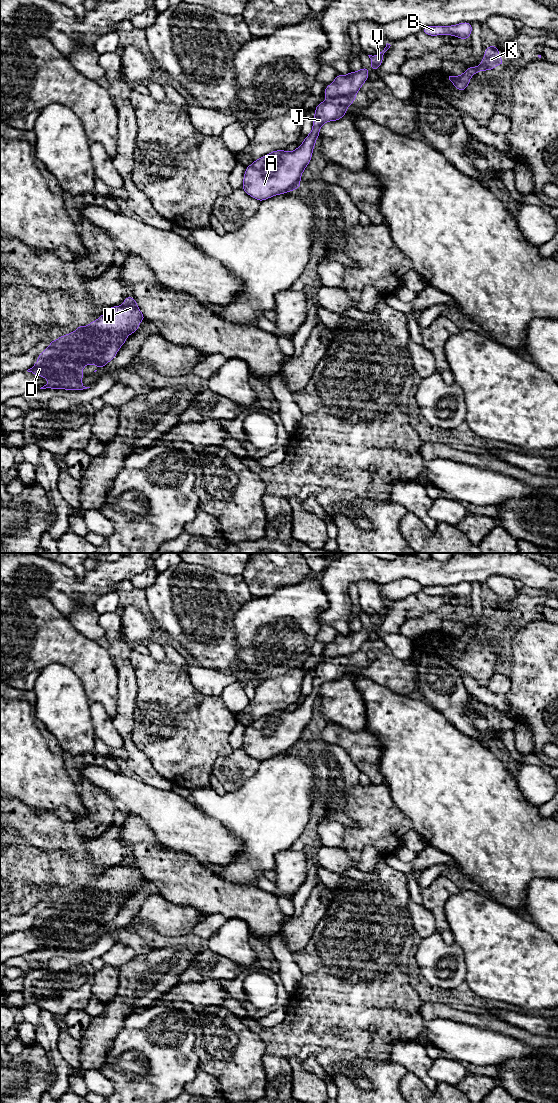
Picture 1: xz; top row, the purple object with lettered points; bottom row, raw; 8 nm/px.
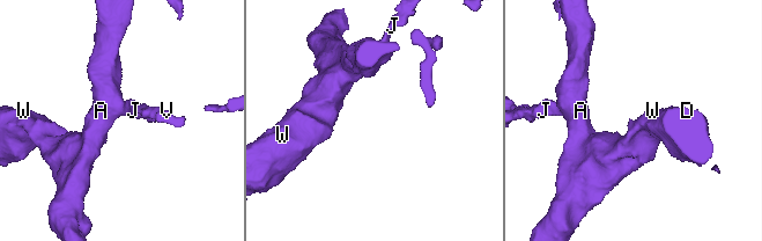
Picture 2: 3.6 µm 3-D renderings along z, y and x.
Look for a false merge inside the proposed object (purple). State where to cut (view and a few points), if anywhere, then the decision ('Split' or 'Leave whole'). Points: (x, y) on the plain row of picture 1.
No split. Leave whole

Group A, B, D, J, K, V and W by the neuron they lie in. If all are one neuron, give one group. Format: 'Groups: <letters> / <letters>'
Groups: A B D J K V W

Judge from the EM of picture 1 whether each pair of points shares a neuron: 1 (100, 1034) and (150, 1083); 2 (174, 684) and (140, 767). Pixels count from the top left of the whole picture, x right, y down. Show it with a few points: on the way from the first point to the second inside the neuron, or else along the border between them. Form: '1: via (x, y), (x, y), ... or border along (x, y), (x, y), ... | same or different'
1: border along (124, 1025), (112, 1042), (102, 1067) | different
2: border along (132, 734), (132, 742), (159, 773) | different

